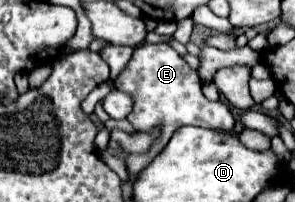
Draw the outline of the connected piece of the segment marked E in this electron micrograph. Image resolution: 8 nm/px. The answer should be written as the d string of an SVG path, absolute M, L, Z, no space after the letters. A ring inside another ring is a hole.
M142 44L134 50L130 62L118 74L114 84L116 84L116 88L122 88L122 92L130 92L130 96L134 100L134 110L130 112L128 122L138 132L152 132L154 128L158 128L158 140L154 142L154 148L150 148L150 152L134 154L134 156L126 158L130 176L140 172L140 168L148 166L150 160L170 140L170 136L186 124L202 126L202 128L210 128L210 130L234 128L237 120L230 112L230 106L222 100L212 102L212 100L204 98L201 83L203 82L200 80L197 70L192 69L170 44Z

